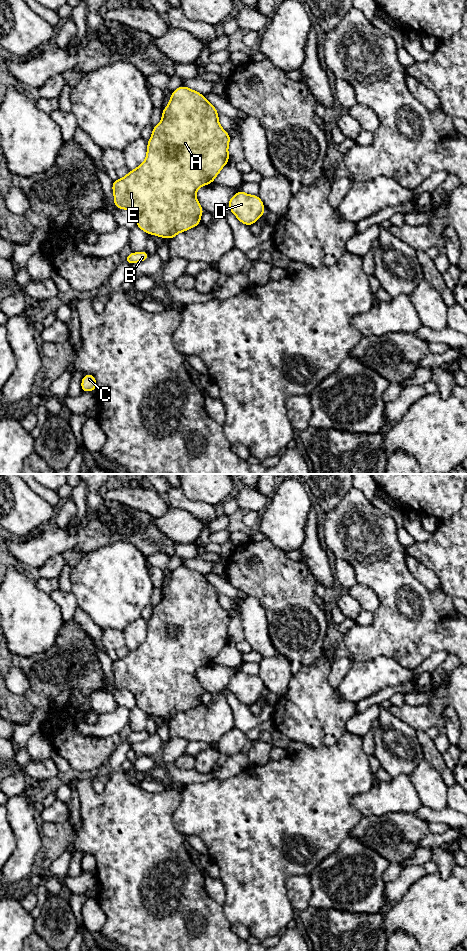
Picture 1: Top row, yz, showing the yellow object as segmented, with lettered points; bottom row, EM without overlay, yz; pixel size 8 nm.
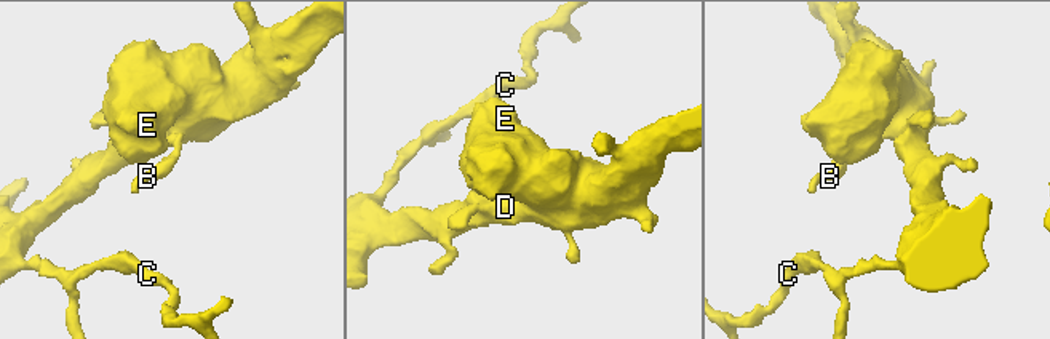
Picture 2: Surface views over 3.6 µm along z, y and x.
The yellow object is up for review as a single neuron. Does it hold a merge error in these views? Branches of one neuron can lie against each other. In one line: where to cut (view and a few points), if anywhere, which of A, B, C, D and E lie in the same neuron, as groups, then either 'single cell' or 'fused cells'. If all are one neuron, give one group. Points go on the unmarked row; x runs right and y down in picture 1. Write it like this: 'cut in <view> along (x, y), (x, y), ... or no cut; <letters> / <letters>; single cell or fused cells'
no cut; A B C D E; single cell

